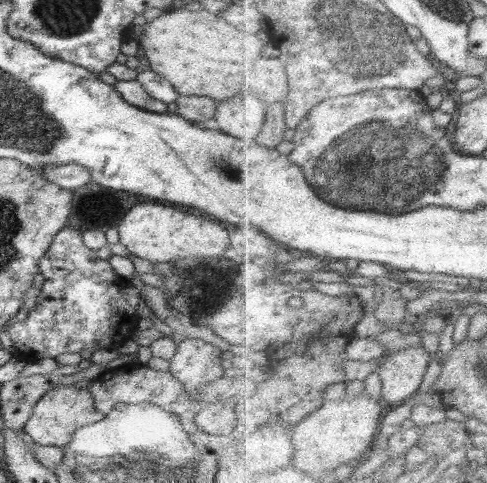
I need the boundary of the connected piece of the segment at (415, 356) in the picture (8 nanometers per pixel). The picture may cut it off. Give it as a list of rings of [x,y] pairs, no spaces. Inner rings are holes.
[[[422,348],[390,351],[382,359],[378,370],[382,376],[382,396],[395,408],[408,403],[424,384],[430,360],[435,355]]]

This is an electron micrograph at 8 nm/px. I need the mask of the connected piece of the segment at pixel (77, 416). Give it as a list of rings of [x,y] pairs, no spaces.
[[[63,384],[49,390],[33,408],[32,416],[26,421],[23,430],[34,443],[42,446],[66,446],[74,433],[83,426],[98,422],[105,417],[96,410],[94,397],[86,388],[77,388],[74,384]]]

